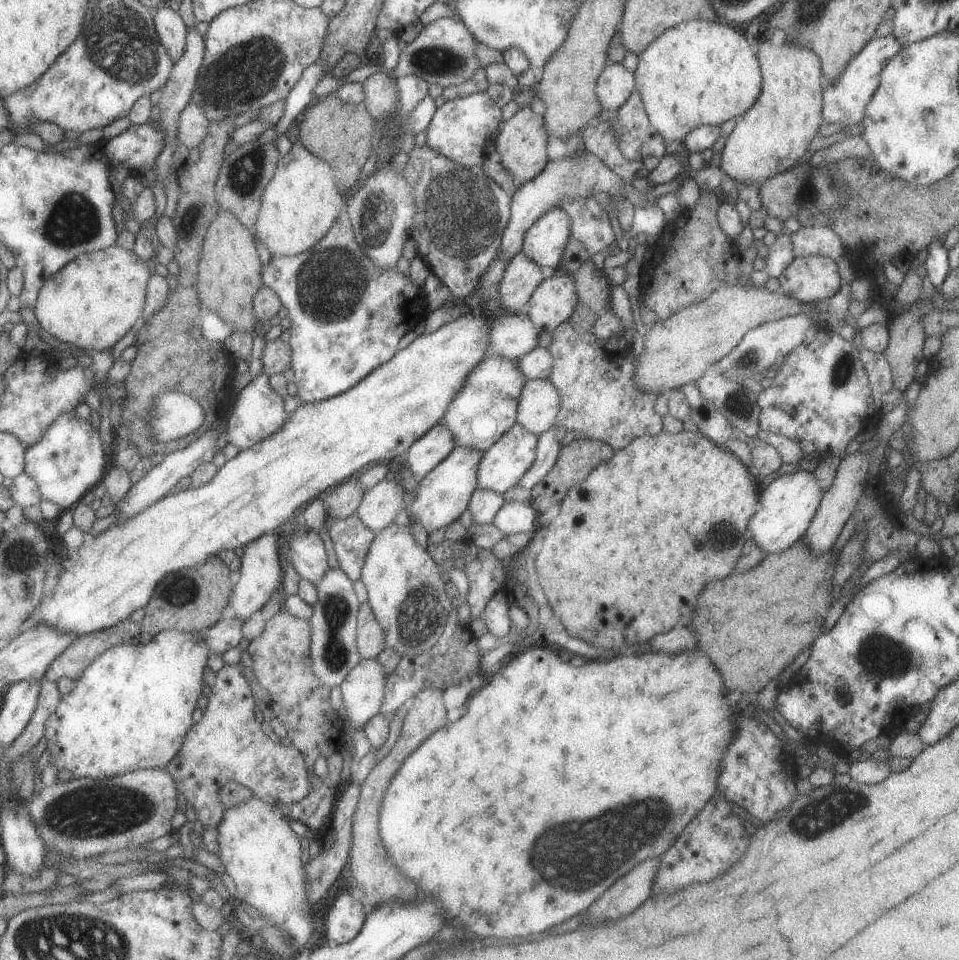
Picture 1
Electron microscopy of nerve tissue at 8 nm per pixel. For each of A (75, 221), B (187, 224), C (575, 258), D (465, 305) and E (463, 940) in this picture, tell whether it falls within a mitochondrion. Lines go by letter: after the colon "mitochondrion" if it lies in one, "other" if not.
A: mitochondrion
B: other
C: other
D: other
E: other

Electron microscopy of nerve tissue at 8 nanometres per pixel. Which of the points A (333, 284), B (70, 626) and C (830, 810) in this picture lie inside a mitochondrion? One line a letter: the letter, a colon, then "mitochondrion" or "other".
A: mitochondrion
B: other
C: mitochondrion

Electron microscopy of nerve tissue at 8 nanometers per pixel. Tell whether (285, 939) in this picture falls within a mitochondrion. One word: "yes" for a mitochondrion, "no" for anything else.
yes

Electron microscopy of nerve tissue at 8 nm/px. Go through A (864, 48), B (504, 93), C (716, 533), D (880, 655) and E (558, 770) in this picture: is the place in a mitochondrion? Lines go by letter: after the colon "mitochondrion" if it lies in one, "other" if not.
A: other
B: other
C: mitochondrion
D: mitochondrion
E: other

